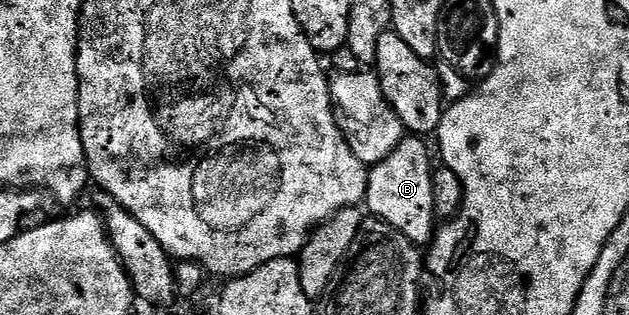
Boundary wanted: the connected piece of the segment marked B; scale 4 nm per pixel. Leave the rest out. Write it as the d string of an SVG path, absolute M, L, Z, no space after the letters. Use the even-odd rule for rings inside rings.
M404 137L384 157L384 161L371 166L366 180L365 206L369 214L384 220L415 245L426 245L436 230L436 175L430 171L430 151L422 137Z

